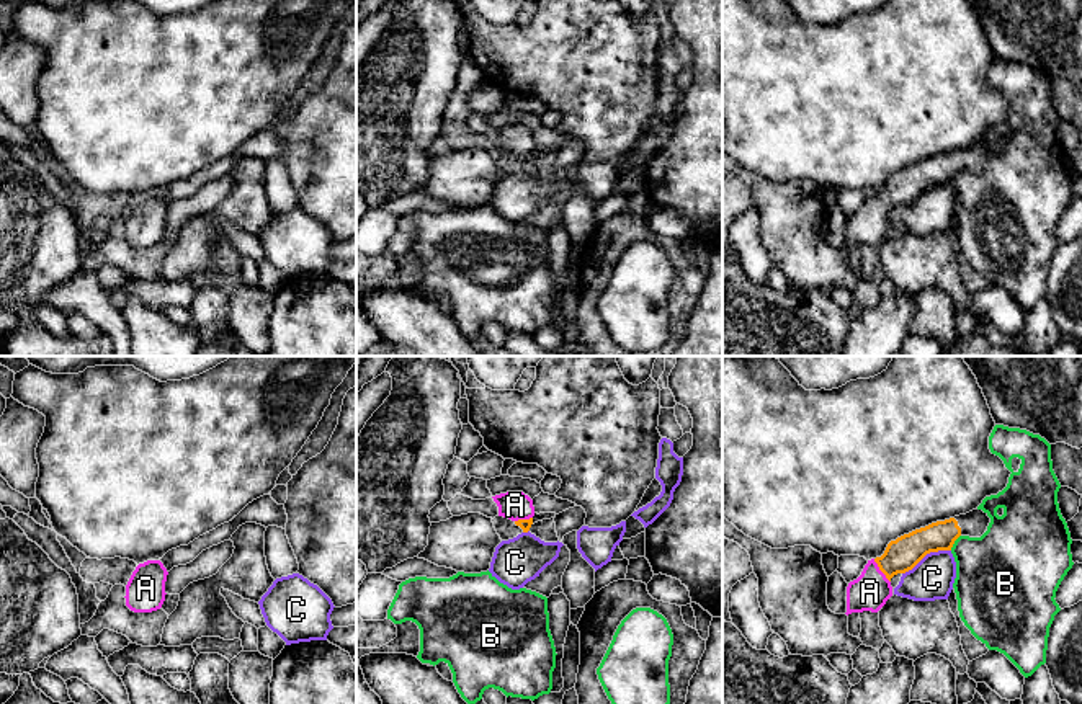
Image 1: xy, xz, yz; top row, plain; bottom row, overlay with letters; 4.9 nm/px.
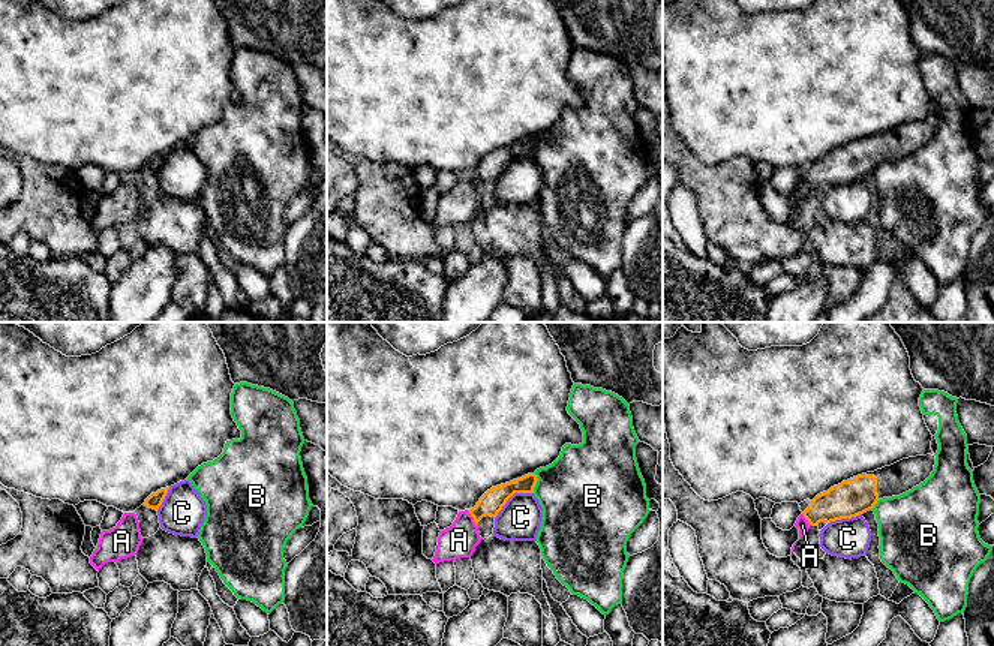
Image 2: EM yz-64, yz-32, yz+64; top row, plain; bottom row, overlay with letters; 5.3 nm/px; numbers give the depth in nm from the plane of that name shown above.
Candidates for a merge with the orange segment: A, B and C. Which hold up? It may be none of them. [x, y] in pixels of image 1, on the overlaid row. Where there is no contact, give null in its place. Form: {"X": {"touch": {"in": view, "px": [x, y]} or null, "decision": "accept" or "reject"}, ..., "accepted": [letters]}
{"A": {"touch": {"in": "yz", "px": [880, 569]}, "decision": "accept"}, "B": {"touch": {"in": "yz", "px": [953, 543]}, "decision": "reject"}, "C": {"touch": {"in": "yz", "px": [925, 554]}, "decision": "reject"}, "accepted": ["A"]}

